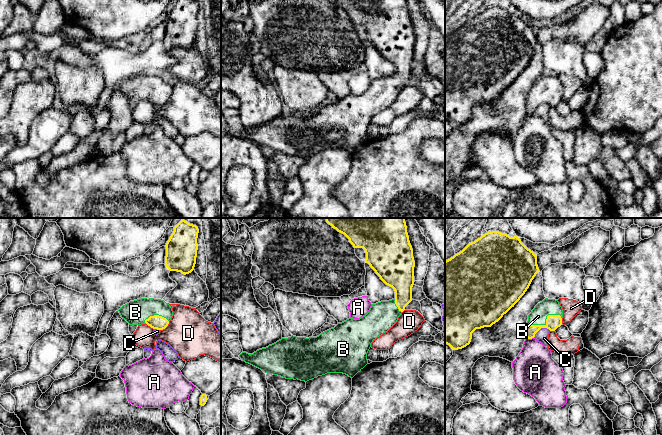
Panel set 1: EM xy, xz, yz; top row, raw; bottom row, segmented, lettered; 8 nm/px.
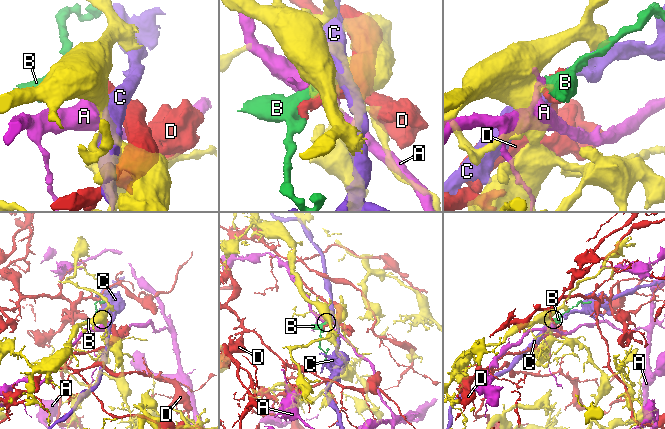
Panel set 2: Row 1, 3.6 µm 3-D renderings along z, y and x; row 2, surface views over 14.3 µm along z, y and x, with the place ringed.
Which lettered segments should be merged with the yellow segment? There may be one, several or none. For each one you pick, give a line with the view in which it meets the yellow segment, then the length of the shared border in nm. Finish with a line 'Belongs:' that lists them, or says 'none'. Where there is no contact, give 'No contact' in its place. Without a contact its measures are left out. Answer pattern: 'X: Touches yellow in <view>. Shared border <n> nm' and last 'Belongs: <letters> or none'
B: Touches yellow in yz. Shared border 280 nm
Belongs: B

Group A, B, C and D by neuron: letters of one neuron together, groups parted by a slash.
A / B / C / D

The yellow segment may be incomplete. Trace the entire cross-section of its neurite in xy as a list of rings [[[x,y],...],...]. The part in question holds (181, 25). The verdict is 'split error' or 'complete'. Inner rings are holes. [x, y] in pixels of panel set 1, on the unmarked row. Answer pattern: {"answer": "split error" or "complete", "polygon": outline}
{"answer": "complete", "polygon": [[[177,0],[167,17],[165,41],[170,47],[186,51],[194,46],[199,5],[193,0]]]}

